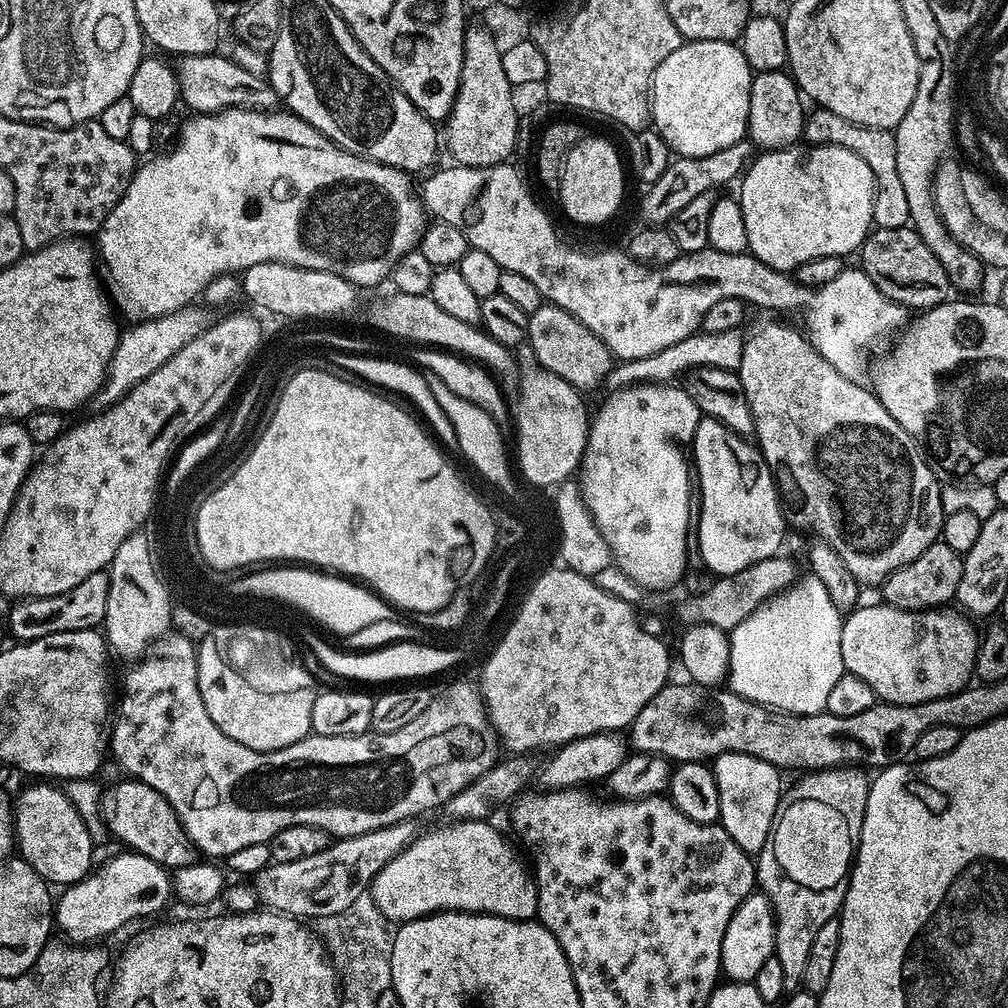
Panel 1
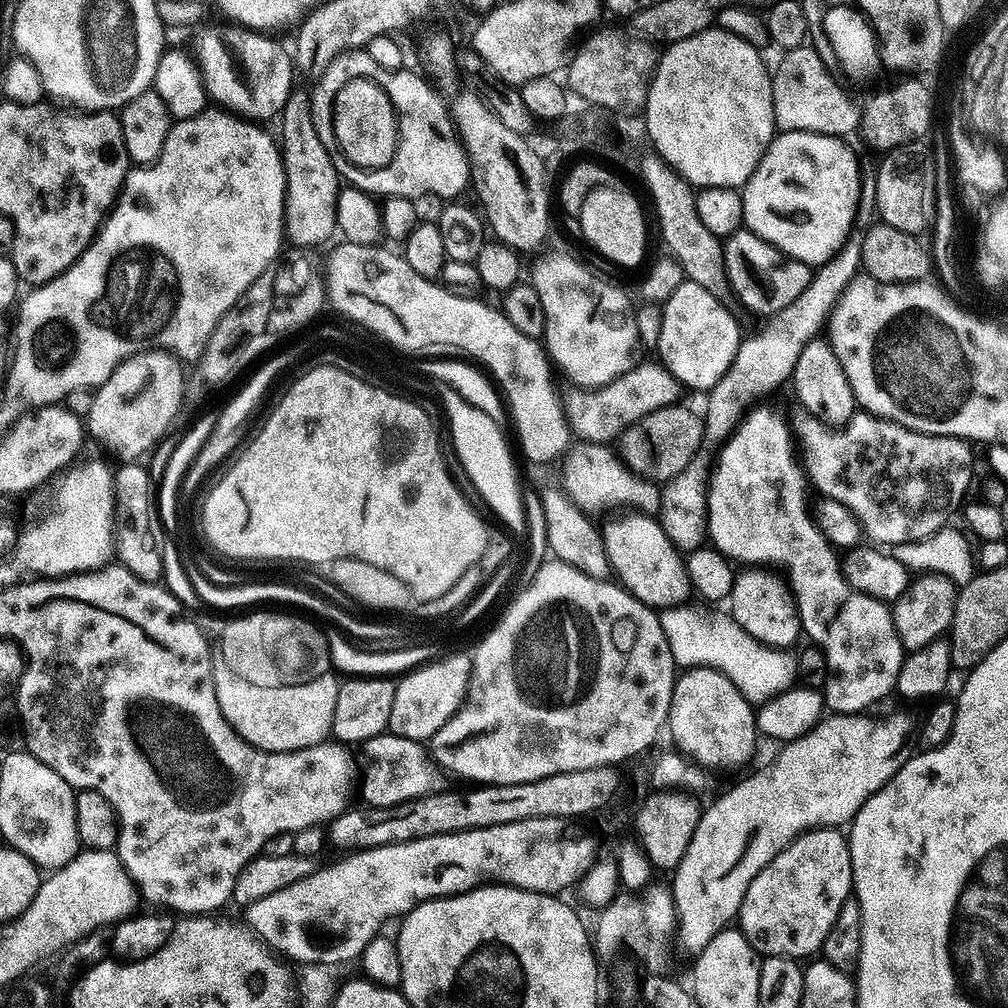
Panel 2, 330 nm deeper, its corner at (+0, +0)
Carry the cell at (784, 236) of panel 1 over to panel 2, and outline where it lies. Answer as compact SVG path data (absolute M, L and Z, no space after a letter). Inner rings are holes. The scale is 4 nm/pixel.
M780 132L773 135L764 157L744 183L744 224L747 231L761 236L779 252L801 260L809 266L819 266L832 259L854 231L856 210L860 207L860 164L852 148L839 136L817 132Z

